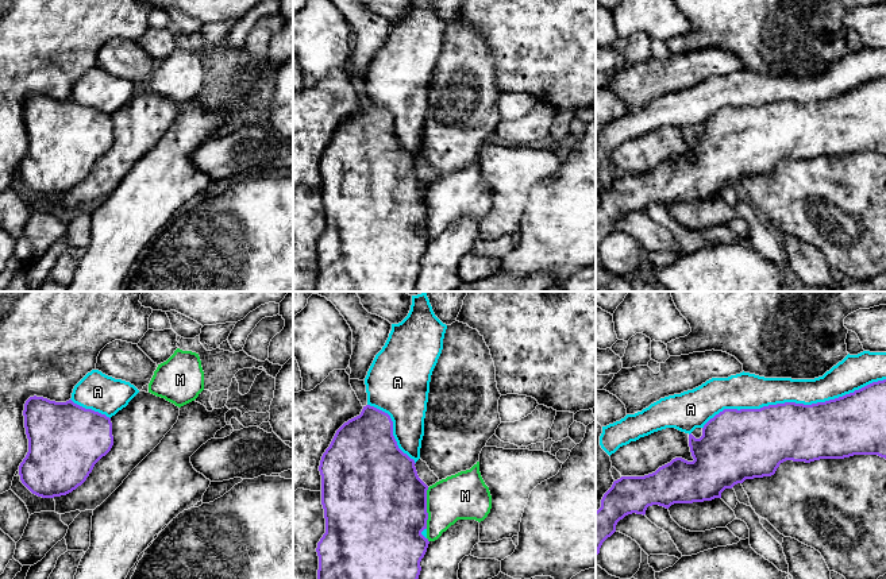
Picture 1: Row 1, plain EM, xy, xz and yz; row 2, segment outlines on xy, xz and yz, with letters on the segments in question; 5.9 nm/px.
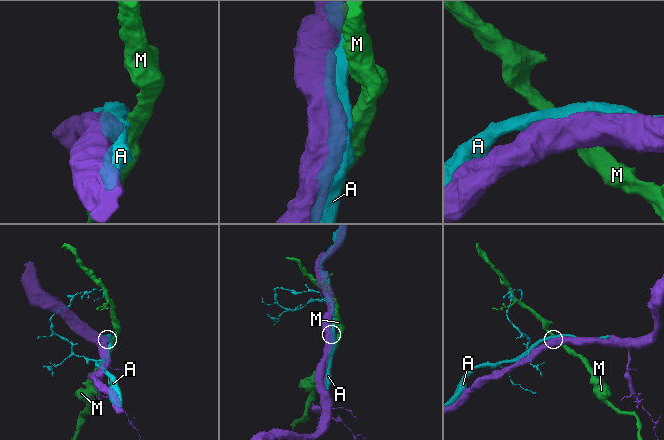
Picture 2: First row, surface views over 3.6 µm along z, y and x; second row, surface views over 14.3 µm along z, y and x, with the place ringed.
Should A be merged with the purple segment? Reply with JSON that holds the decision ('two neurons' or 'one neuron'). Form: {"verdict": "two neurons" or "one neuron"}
{"verdict": "one neuron"}

